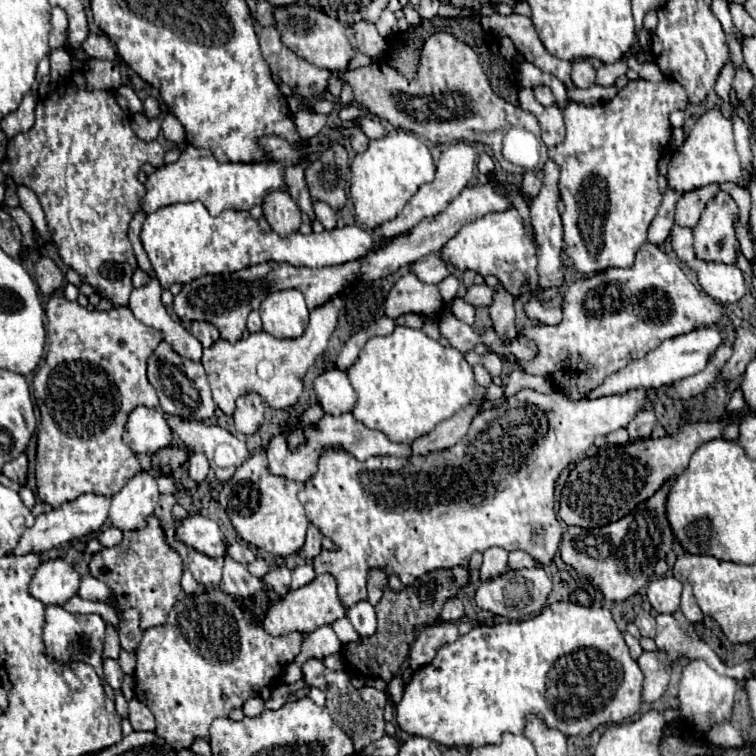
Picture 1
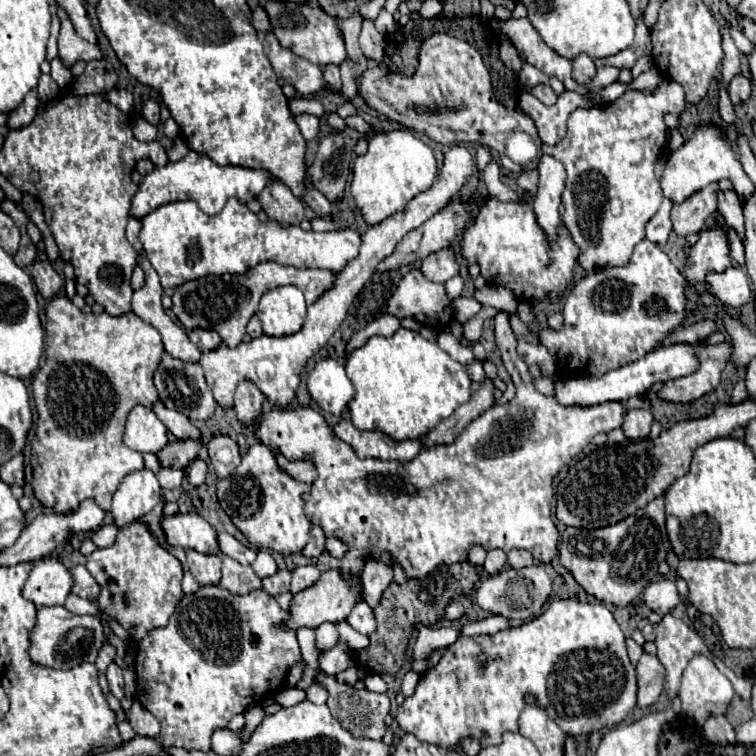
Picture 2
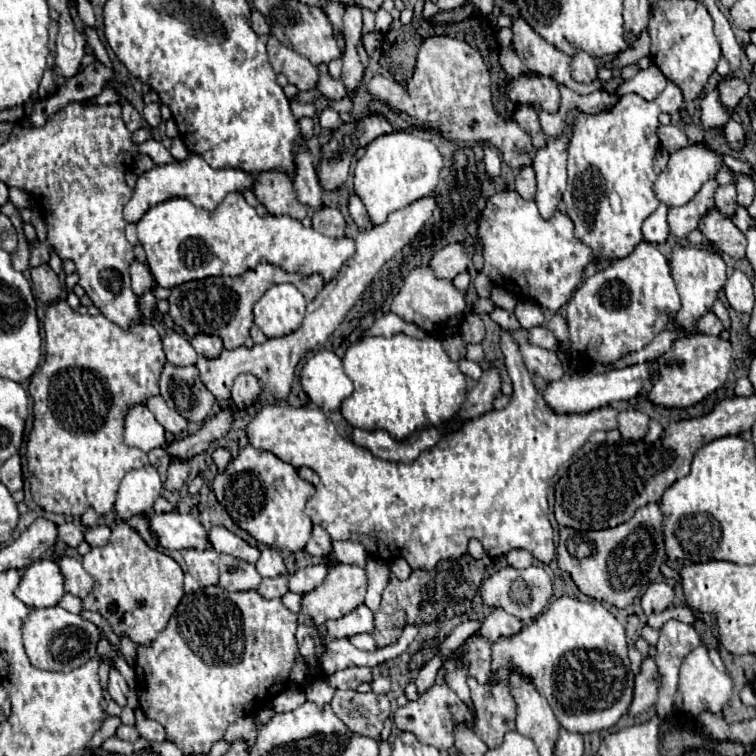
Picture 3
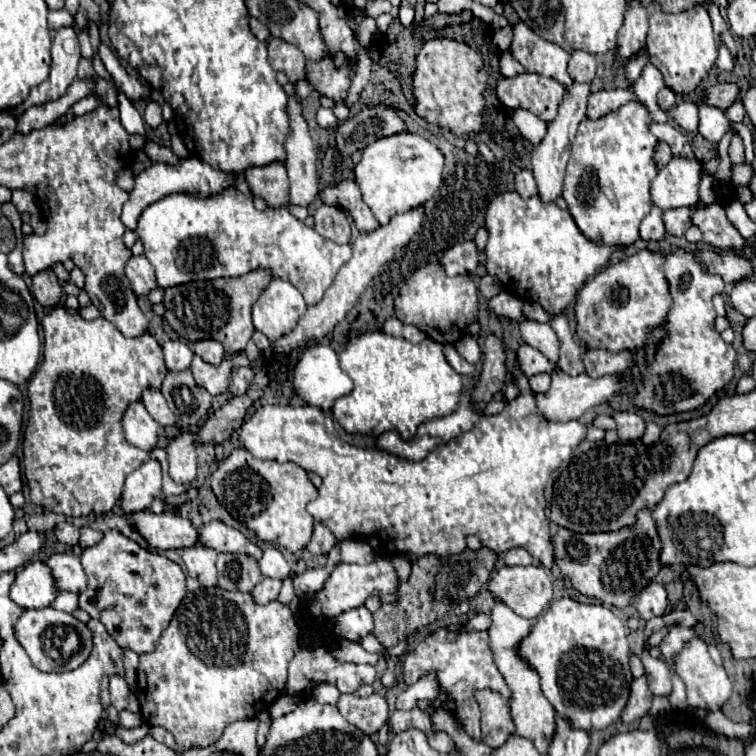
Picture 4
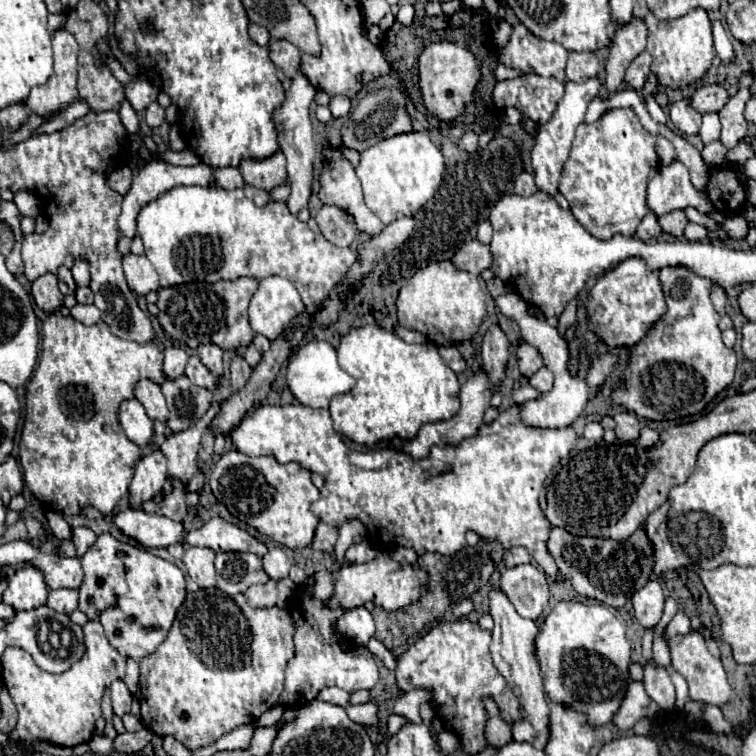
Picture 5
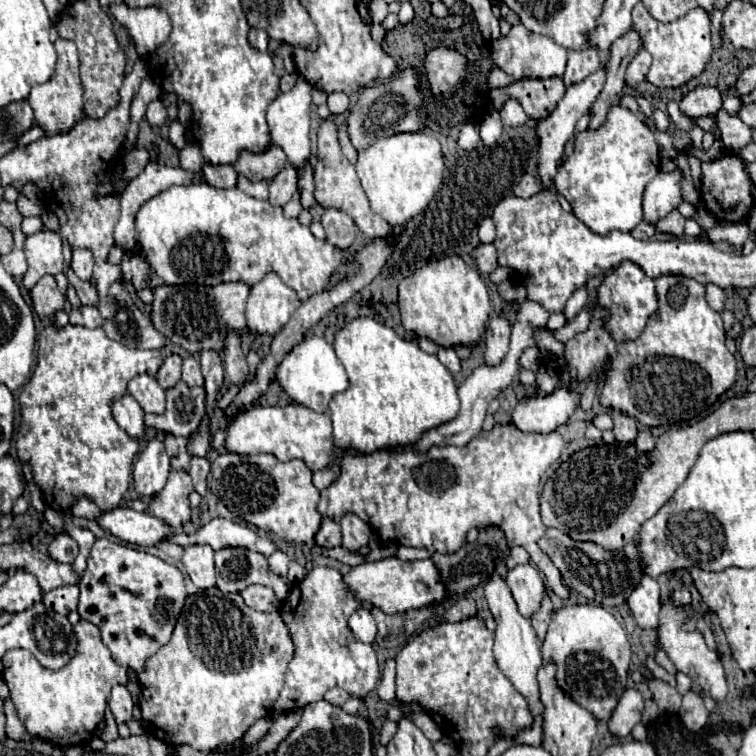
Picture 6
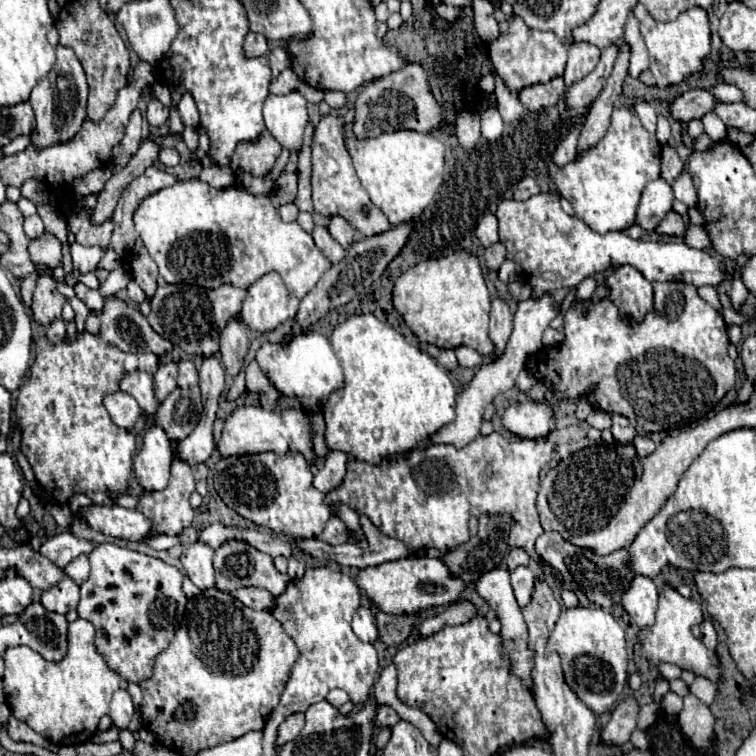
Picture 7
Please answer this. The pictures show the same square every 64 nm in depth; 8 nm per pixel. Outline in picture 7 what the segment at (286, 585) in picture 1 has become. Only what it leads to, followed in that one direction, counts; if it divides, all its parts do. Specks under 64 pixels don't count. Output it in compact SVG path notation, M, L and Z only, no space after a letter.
M250 586L250 588L240 588L240 590L236 590L236 592L232 592L238 600L242 600L248 608L252 608L252 610L272 610L274 608L274 596L268 592L268 590L264 590L264 588L254 588L254 586Z

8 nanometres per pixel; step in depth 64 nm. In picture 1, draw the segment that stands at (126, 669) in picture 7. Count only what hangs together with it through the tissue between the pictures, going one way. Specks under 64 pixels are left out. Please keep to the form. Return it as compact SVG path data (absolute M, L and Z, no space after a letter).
M150 516L146 528L126 532L122 544L104 548L102 552L94 554L90 562L90 574L108 584L114 596L112 604L116 610L130 606L140 610L142 630L164 624L168 612L178 600L178 594L182 592L182 558L174 548L168 546L158 516Z

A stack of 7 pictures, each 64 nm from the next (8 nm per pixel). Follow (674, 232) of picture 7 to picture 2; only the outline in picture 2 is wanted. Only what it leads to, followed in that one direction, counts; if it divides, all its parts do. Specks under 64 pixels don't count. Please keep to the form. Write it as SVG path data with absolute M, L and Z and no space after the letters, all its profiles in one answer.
M708 184L706 188L686 198L682 204L674 204L672 208L674 232L678 236L700 232L700 228L704 226L704 220L708 218L708 212L716 210L718 192L720 192L718 184Z

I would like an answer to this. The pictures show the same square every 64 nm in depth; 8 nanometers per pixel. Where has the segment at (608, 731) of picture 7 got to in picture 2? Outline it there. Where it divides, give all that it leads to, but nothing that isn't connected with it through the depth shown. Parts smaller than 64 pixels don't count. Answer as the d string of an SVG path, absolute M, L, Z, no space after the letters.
M642 654L640 662L636 664L636 672L638 672L638 706L652 706L664 688L664 676L666 670L660 664L658 656L652 654Z

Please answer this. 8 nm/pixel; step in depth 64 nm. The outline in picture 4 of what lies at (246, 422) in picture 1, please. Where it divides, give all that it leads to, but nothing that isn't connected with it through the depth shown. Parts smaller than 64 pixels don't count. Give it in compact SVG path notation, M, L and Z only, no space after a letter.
M238 368L232 376L230 382L230 394L232 396L244 396L248 392L248 388L254 382L254 370L252 368Z

